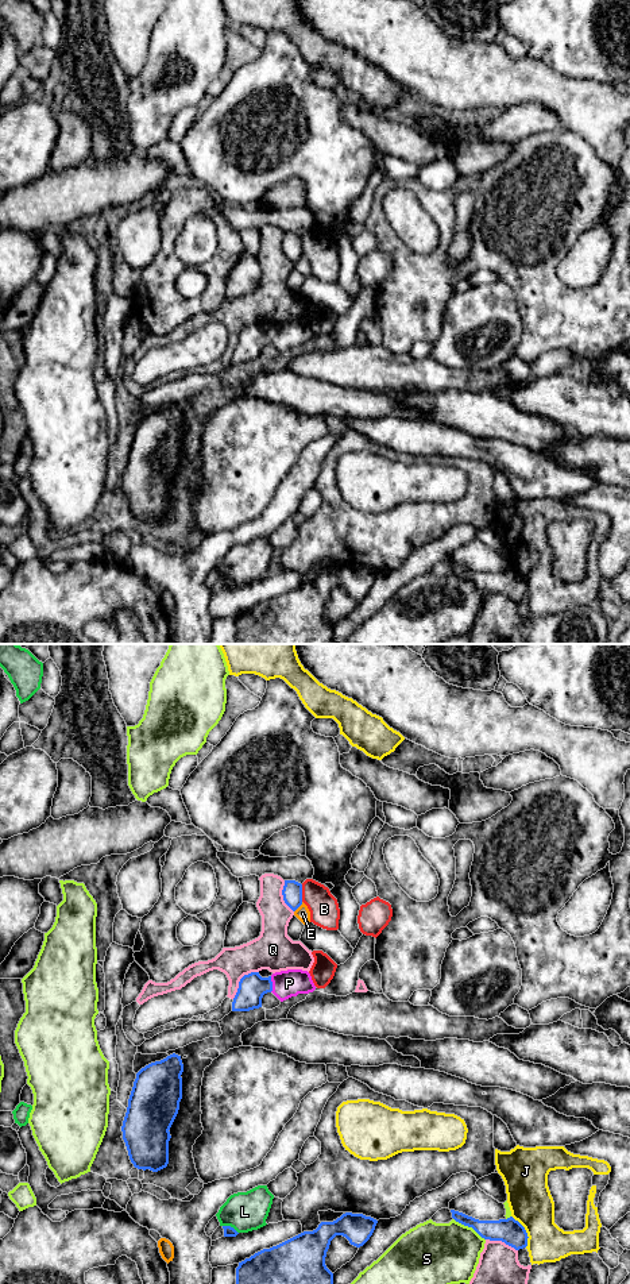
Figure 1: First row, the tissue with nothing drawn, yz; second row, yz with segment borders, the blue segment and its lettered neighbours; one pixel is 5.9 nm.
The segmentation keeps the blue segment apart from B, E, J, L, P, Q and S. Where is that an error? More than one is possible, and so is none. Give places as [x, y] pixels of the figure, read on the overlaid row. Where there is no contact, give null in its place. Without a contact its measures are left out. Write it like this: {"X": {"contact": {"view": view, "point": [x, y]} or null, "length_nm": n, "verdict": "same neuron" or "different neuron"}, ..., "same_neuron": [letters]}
{"B": {"contact": {"view": "yz", "point": [301, 893]}, "length_nm": 100, "verdict": "different neuron"}, "E": {"contact": {"view": "yz", "point": [298, 906]}, "length_nm": 80, "verdict": "different neuron"}, "J": {"contact": {"view": "yz", "point": [525, 1232]}, "length_nm": 220, "verdict": "different neuron"}, "L": {"contact": {"view": "yz", "point": [230, 1226]}, "length_nm": 110, "verdict": "different neuron"}, "P": {"contact": {"view": "yz", "point": [271, 984]}, "length_nm": 100, "verdict": "same neuron"}, "Q": {"contact": {"view": "yz", "point": [240, 980]}, "length_nm": 220, "verdict": "different neuron"}, "S": {"contact": {"view": "yz", "point": [470, 1226]}, "length_nm": 240, "verdict": "different neuron"}, "same_neuron": ["P"]}

